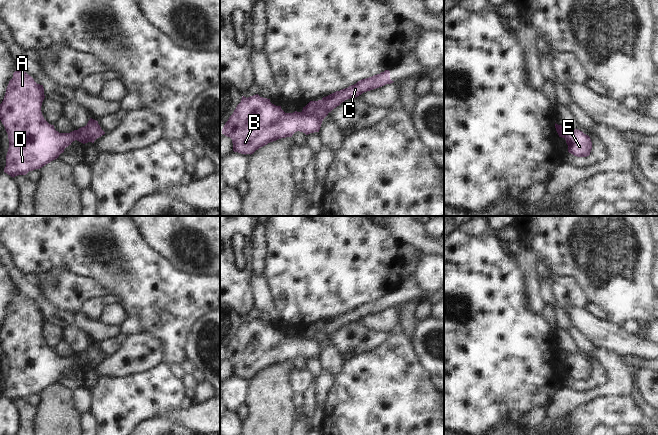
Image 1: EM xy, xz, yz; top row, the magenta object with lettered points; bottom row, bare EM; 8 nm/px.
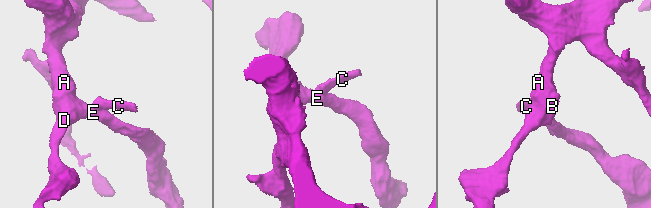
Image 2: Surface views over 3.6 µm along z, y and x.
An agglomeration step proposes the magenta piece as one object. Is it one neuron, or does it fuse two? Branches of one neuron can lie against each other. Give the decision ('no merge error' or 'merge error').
merge error

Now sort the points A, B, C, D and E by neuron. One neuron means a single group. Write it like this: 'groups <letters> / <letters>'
groups A B D E / C

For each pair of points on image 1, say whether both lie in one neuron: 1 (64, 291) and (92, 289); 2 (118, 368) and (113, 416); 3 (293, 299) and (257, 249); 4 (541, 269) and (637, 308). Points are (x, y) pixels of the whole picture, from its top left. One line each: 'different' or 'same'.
1: same
2: different
3: different
4: different

